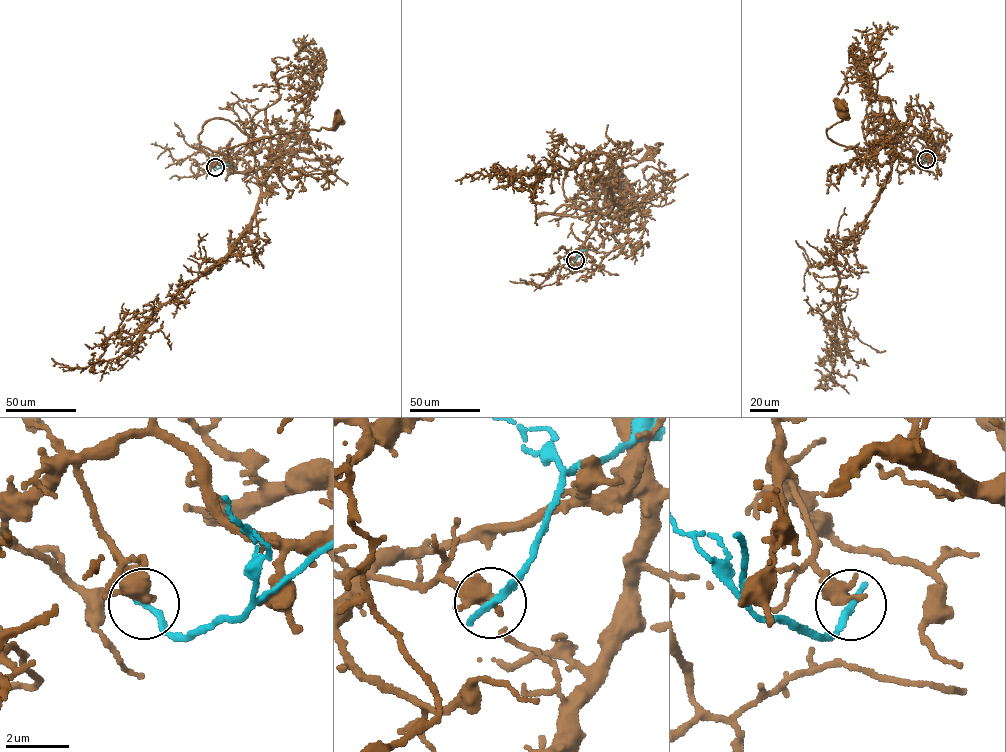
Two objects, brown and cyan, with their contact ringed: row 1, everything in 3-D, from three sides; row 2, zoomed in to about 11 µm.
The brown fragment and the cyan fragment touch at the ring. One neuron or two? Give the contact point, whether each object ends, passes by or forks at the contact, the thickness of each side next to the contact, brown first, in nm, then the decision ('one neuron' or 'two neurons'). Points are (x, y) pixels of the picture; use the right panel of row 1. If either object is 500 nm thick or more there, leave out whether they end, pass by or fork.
(926, 159) | 600/280 nm | two neurons

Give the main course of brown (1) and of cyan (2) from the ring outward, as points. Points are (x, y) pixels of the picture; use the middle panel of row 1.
1: (575, 260), (601, 214), (567, 199), (568, 169), (597, 150), (640, 162), (651, 158), (652, 149)
2: (575, 260), (582, 250), (589, 249)

